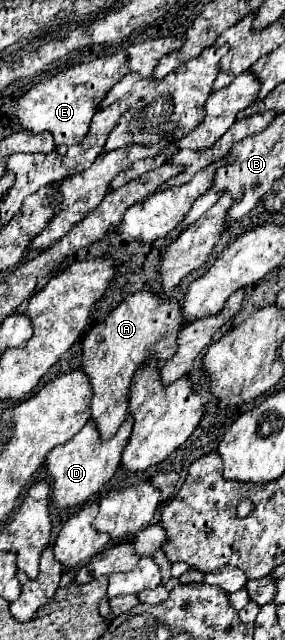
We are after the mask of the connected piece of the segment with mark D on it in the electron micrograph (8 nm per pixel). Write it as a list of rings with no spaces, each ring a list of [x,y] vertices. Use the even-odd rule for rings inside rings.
[[[128,414],[128,418],[122,422],[122,426],[114,434],[114,438],[104,442],[104,440],[100,440],[100,434],[98,434],[98,428],[96,428],[94,420],[90,420],[72,440],[54,448],[48,454],[46,466],[48,466],[50,476],[54,480],[52,496],[54,496],[54,504],[58,508],[68,508],[68,506],[86,502],[92,494],[96,494],[114,476],[116,468],[120,466],[122,450],[130,440],[132,426],[134,426],[134,418]]]

